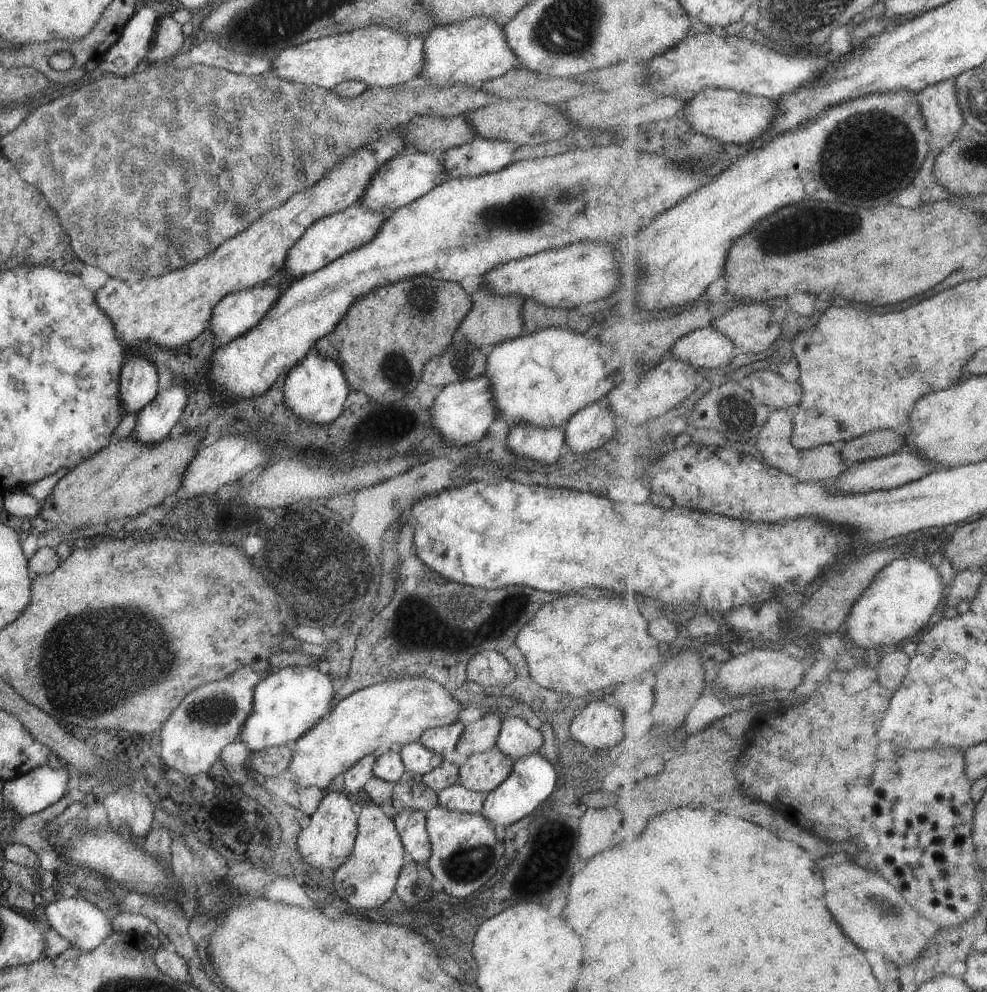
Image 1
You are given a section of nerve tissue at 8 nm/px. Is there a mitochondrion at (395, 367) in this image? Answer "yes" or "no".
yes

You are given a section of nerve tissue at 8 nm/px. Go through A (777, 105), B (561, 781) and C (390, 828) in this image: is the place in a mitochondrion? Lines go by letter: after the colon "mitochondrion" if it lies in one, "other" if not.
A: other
B: other
C: other

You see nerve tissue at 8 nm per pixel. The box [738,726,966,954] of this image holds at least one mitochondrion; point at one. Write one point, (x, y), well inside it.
(883, 902)

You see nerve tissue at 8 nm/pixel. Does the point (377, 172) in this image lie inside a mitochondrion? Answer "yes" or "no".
no

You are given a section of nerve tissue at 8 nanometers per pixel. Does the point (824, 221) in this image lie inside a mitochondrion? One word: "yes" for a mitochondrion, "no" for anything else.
yes

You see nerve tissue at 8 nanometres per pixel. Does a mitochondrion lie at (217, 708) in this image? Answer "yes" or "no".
yes

